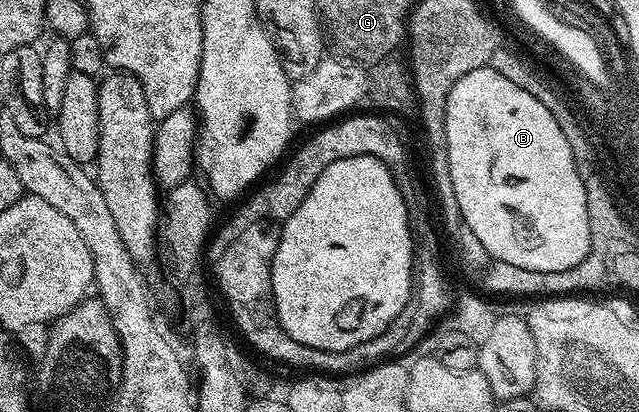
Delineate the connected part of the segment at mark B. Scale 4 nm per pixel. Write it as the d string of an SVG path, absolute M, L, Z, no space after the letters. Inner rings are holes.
M494 75L457 78L445 107L449 173L464 223L489 257L525 271L565 271L577 267L589 251L591 228L586 191L574 163L565 133L555 129L543 105L535 105L515 85L501 83Z

